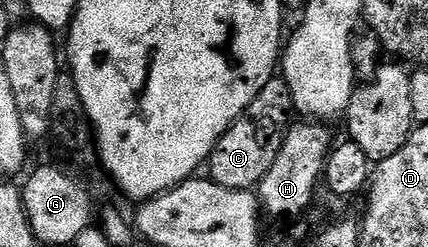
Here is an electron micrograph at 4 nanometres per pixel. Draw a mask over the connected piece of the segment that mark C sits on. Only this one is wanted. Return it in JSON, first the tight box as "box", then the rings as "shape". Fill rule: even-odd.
{"box":[207,77,293,191],"shape":[[[284,77],[270,78],[259,96],[251,100],[249,107],[233,121],[231,128],[227,128],[227,132],[215,144],[207,163],[207,174],[212,182],[228,190],[252,191],[259,186],[271,164],[275,164],[275,156],[279,156],[279,148],[291,125],[289,114],[293,113],[291,88]]]}

